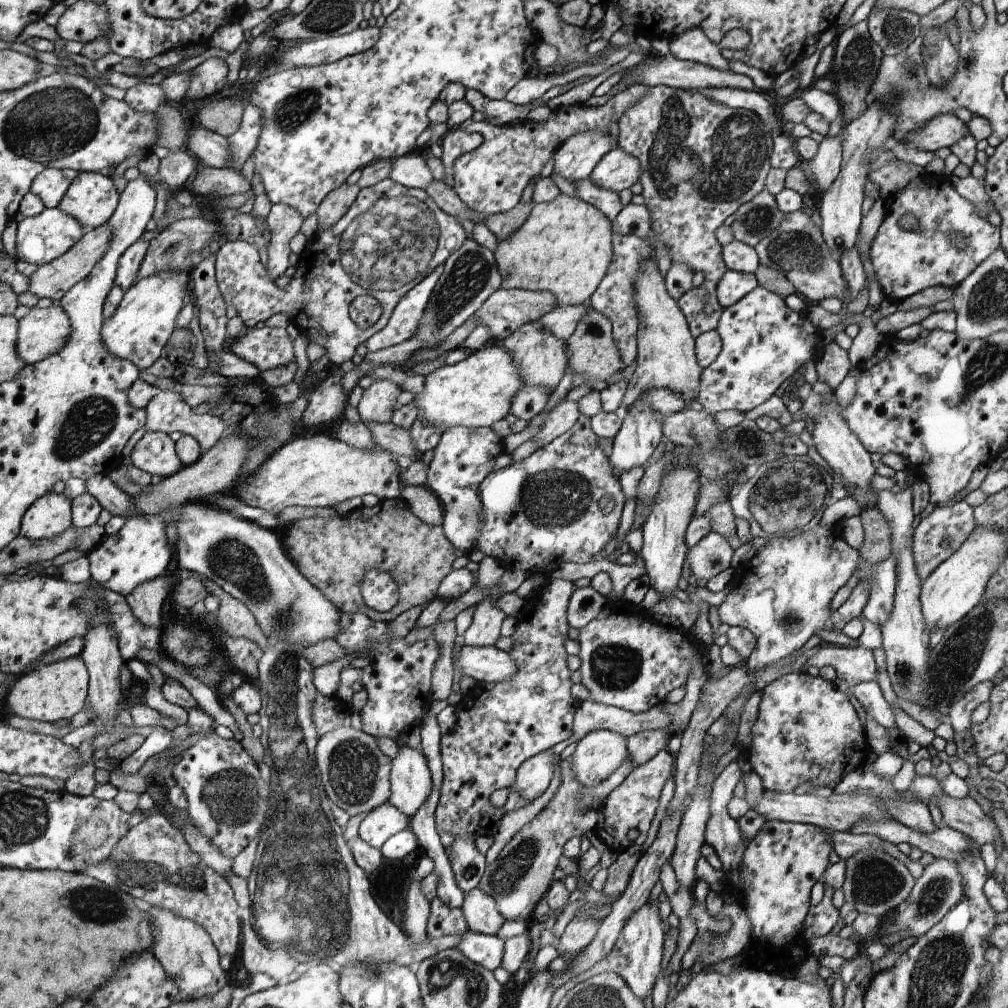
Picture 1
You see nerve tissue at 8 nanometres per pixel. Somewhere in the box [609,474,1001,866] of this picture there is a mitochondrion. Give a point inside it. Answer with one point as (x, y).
(954, 665)

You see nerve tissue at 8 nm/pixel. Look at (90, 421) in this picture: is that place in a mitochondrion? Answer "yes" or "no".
yes

